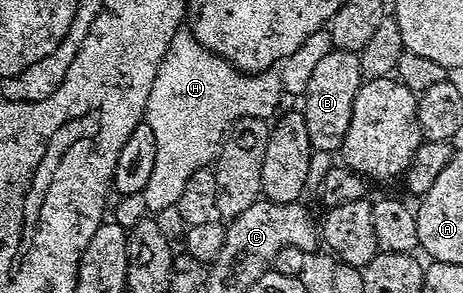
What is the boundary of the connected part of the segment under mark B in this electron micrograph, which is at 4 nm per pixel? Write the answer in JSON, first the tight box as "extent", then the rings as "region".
{"extent":[301,49,362,153],"region":[[[331,49],[319,60],[301,96],[301,112],[306,122],[307,137],[312,150],[333,153],[341,145],[350,124],[354,98],[362,85],[360,56],[353,51]]]}

